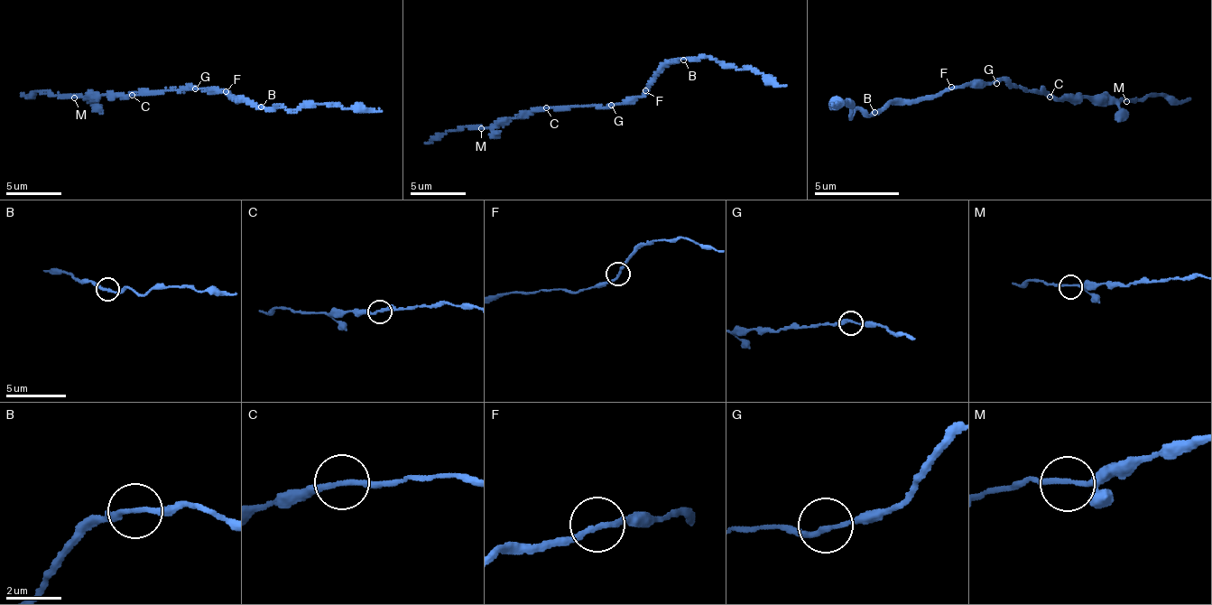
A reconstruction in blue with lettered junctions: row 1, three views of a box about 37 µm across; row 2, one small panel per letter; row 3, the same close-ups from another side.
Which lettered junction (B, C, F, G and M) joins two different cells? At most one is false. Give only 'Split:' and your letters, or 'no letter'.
Split: no letter

